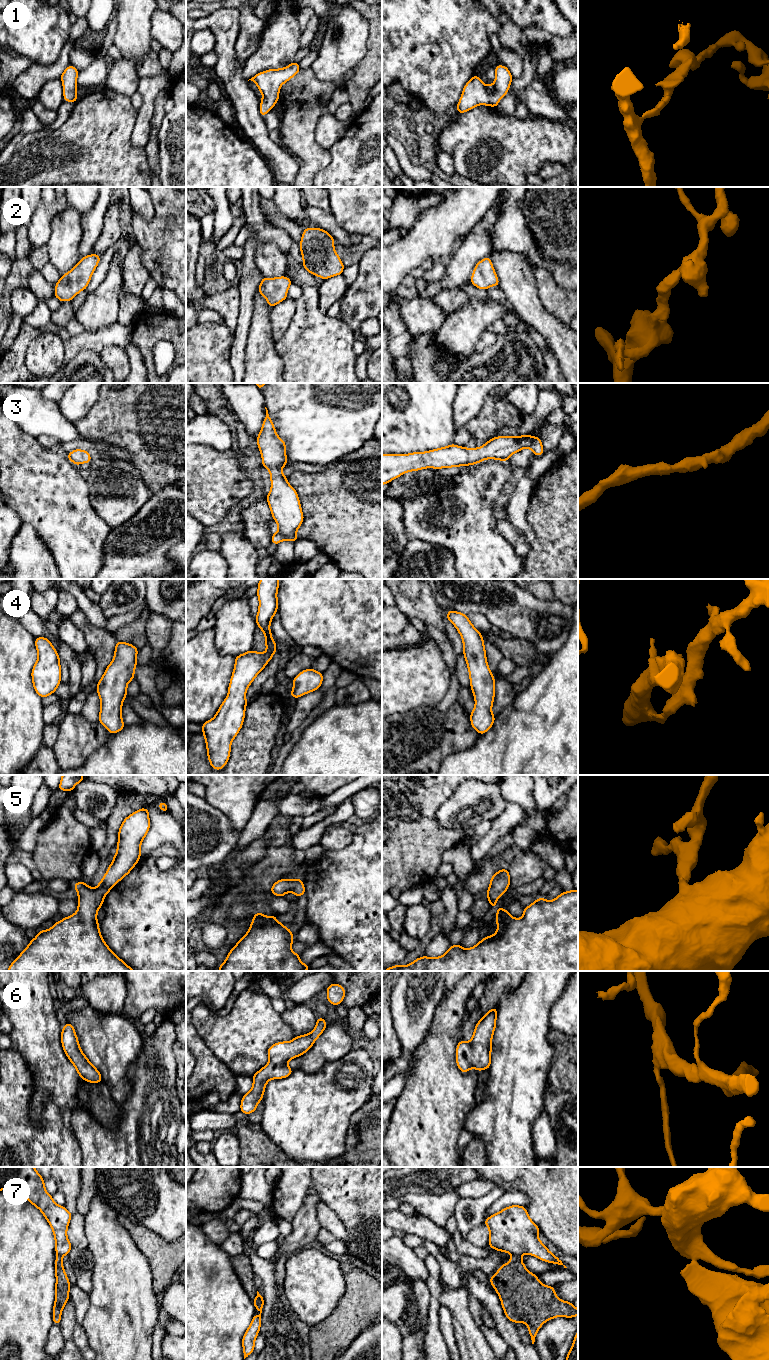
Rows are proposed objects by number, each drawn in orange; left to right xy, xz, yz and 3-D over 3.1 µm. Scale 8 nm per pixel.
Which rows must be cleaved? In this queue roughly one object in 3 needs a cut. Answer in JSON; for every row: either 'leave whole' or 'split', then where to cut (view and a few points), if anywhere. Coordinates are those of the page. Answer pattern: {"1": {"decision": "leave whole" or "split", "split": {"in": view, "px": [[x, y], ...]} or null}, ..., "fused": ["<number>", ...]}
{"1": {"decision": "leave whole", "split": null}, "2": {"decision": "leave whole", "split": null}, "3": {"decision": "leave whole", "split": null}, "4": {"decision": "leave whole", "split": null}, "5": {"decision": "leave whole", "split": null}, "6": {"decision": "leave whole", "split": null}, "7": {"decision": "split", "split": {"in": "yz", "px": [[512, 1254], [520, 1256]]}}, "fused": ["7"]}

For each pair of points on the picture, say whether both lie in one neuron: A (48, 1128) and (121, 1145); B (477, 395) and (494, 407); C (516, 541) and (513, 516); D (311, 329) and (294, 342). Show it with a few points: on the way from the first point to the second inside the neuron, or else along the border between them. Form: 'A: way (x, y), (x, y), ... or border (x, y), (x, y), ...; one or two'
A: border (70, 1130), (78, 1143), (82, 1156); two
B: border (492, 393), (485, 398), (482, 409), (471, 419); two
C: border (507, 519), (523, 534), (529, 543); two
D: way (307, 333), (298, 342); one

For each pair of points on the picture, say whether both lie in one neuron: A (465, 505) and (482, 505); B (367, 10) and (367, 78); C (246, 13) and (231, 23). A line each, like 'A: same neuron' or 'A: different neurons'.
A: same neuron
B: same neuron
C: different neurons

